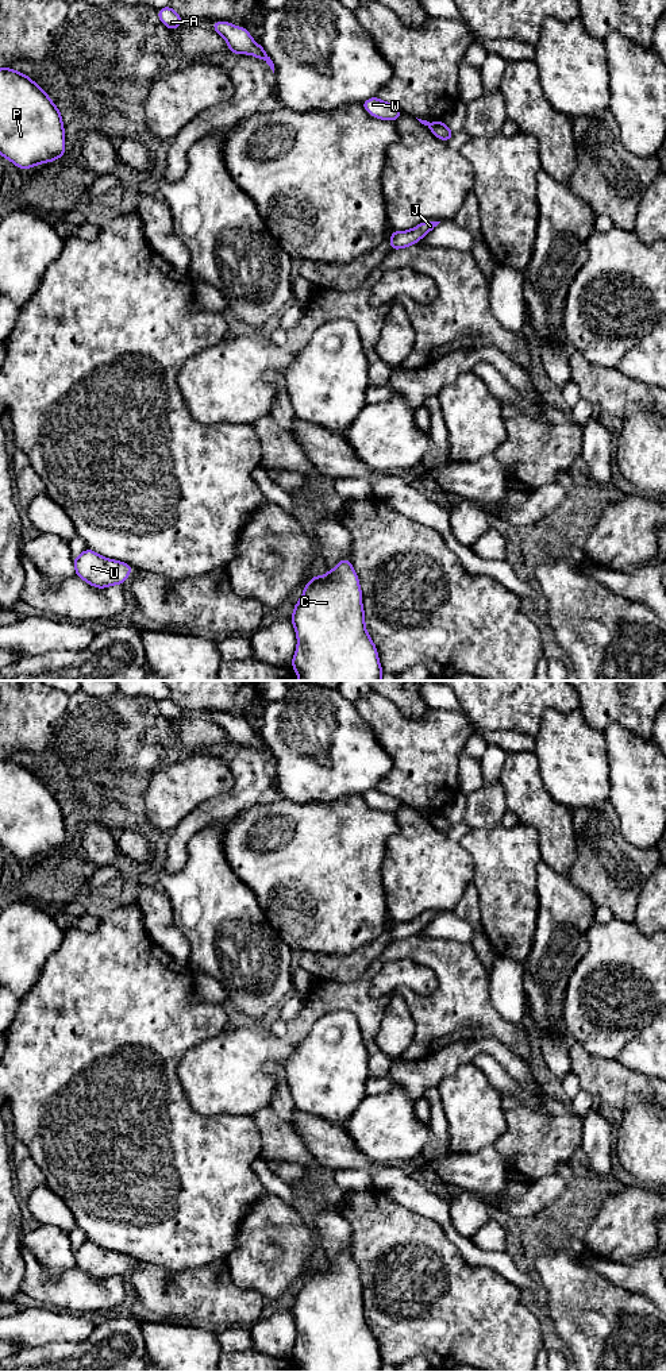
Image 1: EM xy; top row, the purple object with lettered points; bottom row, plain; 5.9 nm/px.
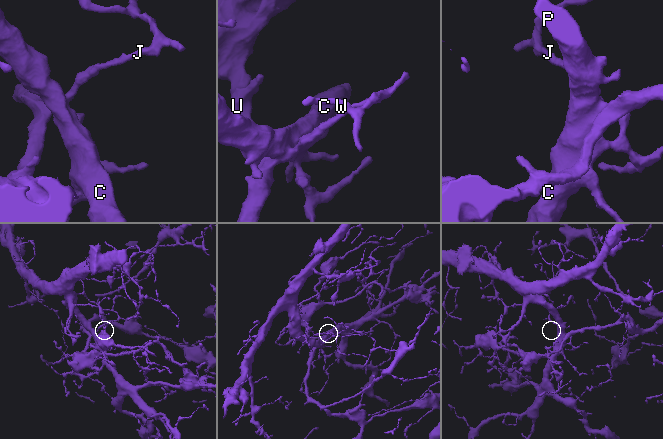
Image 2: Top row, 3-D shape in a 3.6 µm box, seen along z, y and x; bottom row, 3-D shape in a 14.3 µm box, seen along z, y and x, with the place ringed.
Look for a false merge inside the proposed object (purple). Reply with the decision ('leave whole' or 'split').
split

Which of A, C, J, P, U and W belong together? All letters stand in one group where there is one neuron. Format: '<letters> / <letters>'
A C P W / J U

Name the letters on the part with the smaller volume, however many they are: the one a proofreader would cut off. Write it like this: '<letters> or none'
J, U

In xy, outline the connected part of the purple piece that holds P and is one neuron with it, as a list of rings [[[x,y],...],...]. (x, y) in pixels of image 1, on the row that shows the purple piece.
[[[0,69],[0,155],[28,169],[63,154],[65,131],[57,105],[26,74]]]

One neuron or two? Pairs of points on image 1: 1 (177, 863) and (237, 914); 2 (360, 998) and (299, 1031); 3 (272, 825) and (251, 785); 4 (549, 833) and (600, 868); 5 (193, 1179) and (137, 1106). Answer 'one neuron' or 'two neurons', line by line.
1: two neurons
2: one neuron
3: two neurons
4: two neurons
5: one neuron

